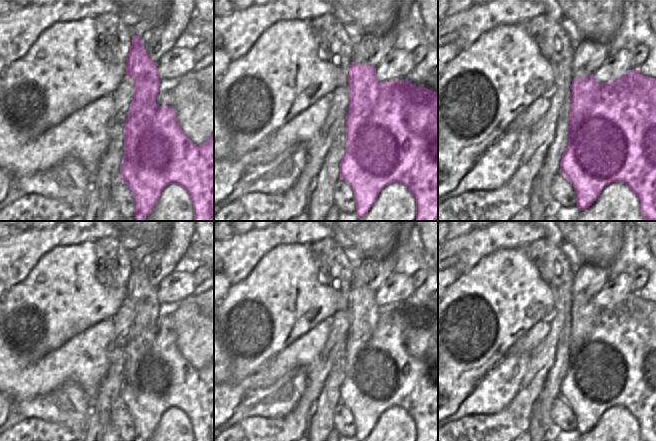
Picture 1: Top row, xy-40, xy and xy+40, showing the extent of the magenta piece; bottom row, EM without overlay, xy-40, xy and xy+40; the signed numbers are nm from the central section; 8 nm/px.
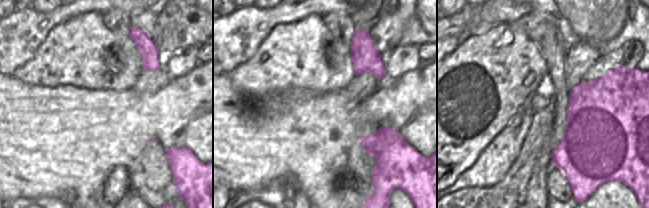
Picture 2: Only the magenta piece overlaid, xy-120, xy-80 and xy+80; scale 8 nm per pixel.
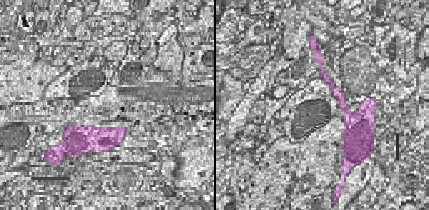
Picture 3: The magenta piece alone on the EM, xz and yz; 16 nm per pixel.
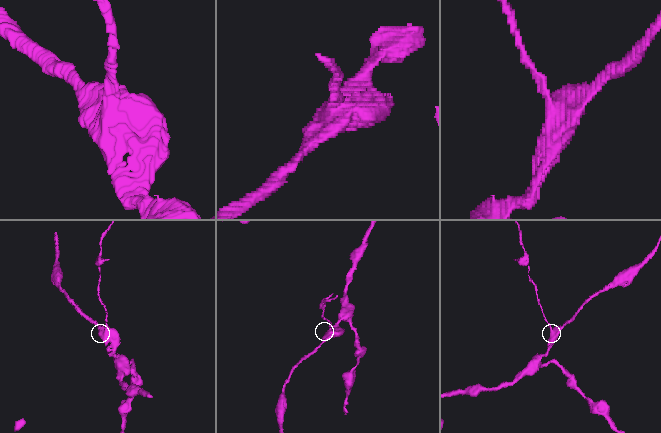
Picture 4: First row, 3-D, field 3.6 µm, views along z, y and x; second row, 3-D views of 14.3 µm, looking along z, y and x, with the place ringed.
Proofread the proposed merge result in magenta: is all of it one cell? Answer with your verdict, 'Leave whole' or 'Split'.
Split.

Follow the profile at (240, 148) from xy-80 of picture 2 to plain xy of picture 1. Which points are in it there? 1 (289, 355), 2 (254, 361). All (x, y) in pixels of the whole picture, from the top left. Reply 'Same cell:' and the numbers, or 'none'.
Same cell: 1

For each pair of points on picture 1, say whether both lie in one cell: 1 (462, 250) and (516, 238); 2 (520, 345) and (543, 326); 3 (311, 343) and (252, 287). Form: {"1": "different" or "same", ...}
{"1": "same", "2": "same", "3": "different"}

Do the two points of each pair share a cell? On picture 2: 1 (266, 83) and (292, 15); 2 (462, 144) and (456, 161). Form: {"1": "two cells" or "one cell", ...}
{"1": "two cells", "2": "one cell"}

